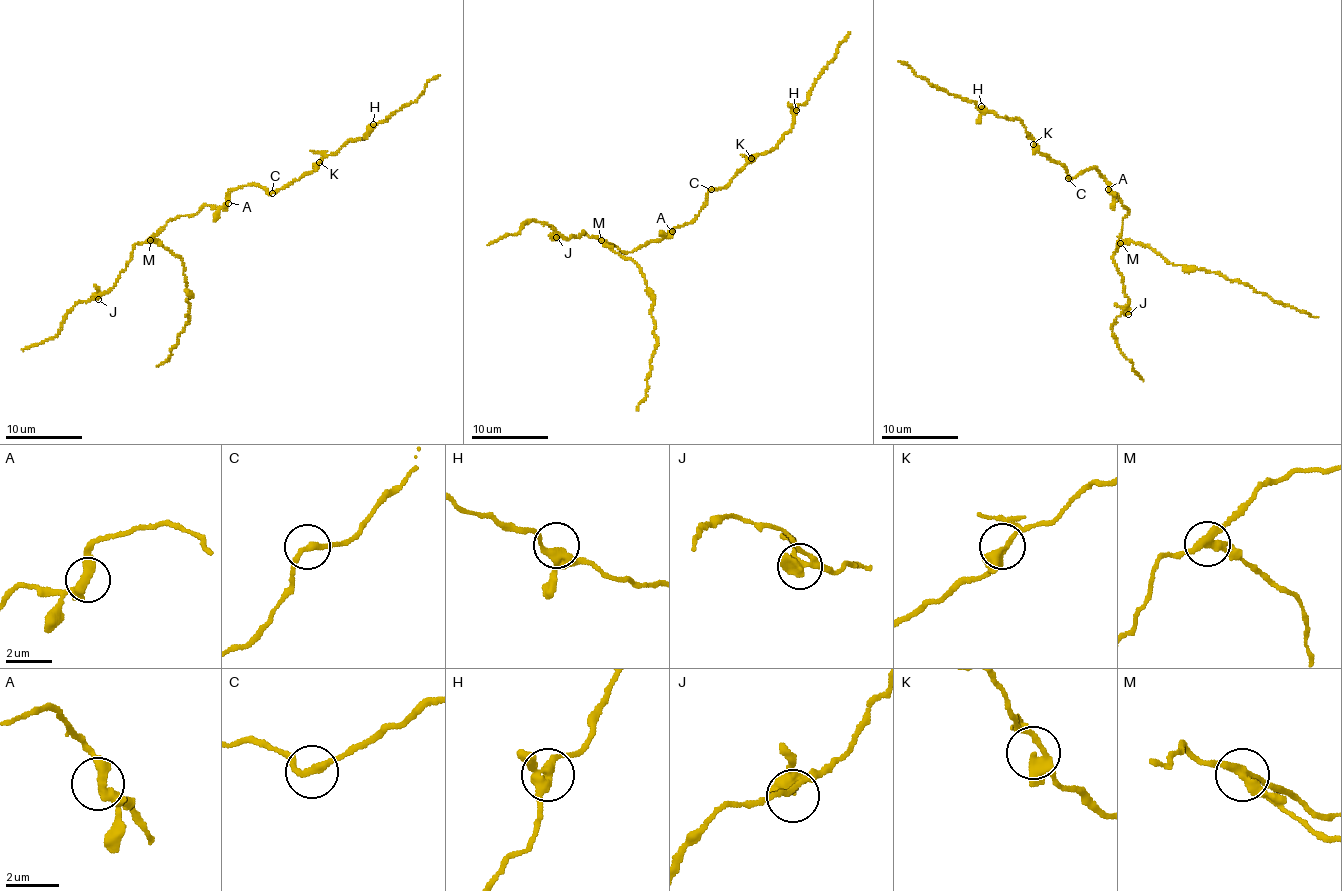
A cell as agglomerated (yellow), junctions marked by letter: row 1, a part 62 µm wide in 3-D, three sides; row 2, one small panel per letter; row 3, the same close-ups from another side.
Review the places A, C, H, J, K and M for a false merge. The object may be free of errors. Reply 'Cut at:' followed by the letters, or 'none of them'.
Cut at: M

